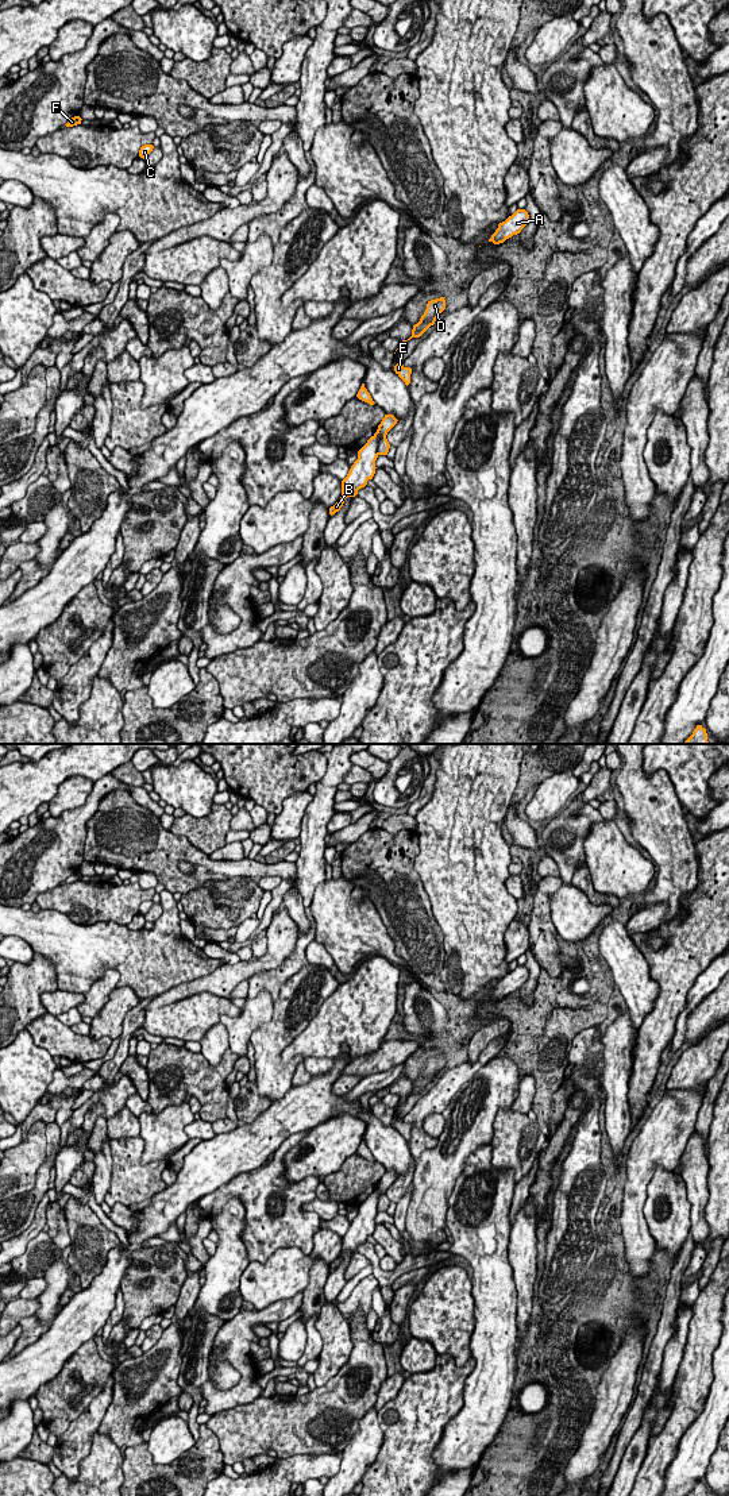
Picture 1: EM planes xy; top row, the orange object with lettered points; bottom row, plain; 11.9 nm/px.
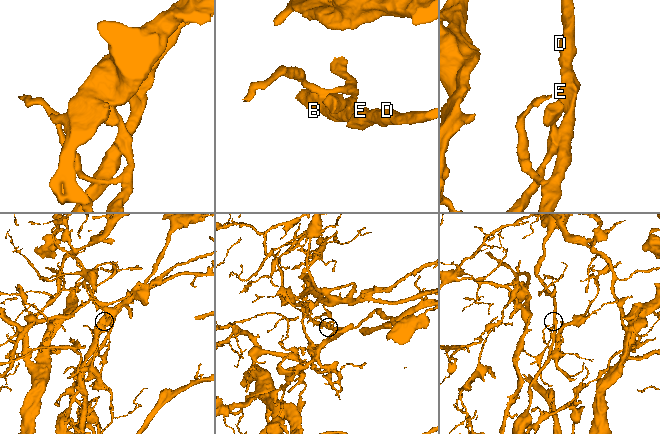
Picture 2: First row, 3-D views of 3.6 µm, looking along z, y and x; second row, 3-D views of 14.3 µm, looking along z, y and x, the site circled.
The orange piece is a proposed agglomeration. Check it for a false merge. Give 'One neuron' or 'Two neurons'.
Two neurons

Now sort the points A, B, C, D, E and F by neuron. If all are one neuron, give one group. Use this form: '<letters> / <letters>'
A B D E / C F

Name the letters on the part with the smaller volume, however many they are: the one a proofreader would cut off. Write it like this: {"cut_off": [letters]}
{"cut_off": ["A", "B", "D", "E"]}

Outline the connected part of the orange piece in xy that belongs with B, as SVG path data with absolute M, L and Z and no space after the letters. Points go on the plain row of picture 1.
M385 1171L377 1188L367 1196L367 1199L358 1207L358 1215L351 1222L347 1233L342 1237L342 1253L329 1264L329 1271L340 1266L347 1253L355 1253L358 1246L367 1241L375 1230L375 1217L378 1214L378 1199L387 1188L397 1180L393 1171Z

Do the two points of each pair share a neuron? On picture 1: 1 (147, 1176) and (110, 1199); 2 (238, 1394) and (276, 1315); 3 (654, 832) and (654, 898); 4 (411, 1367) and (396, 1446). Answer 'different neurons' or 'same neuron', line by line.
1: same neuron
2: same neuron
3: same neuron
4: different neurons

